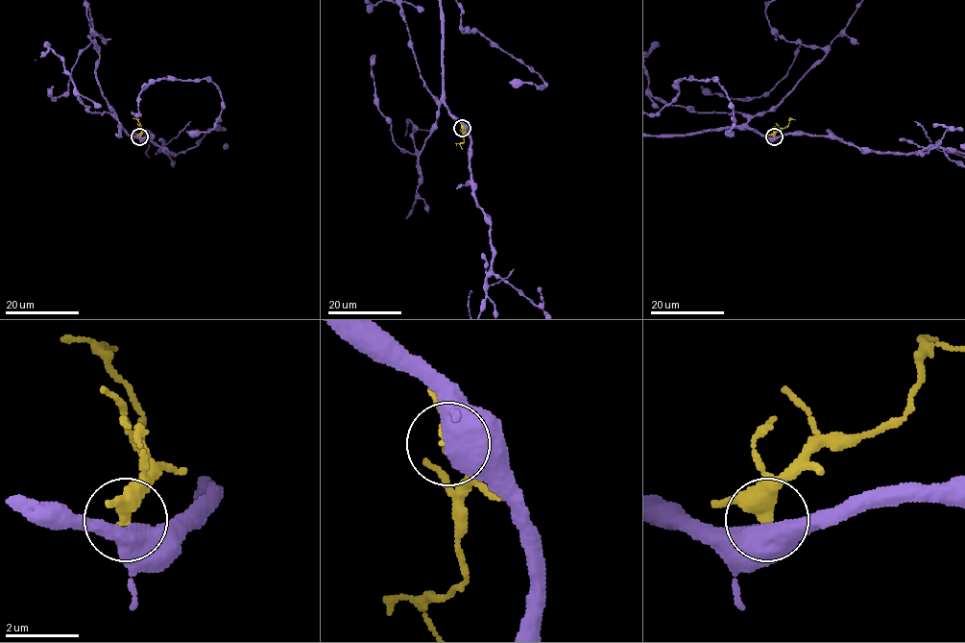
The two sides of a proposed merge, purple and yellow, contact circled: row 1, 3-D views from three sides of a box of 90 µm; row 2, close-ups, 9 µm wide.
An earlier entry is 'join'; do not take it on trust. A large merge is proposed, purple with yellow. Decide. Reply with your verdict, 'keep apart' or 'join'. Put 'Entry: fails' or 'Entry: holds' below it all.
keep apart
Entry: fails

